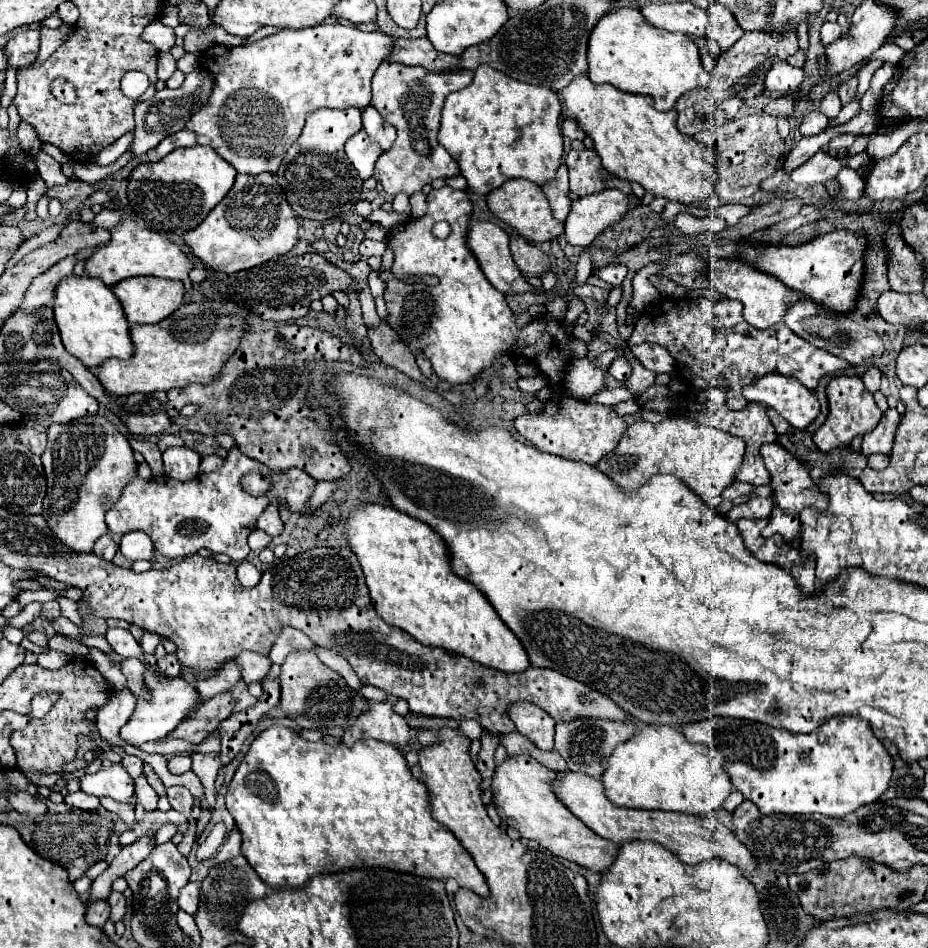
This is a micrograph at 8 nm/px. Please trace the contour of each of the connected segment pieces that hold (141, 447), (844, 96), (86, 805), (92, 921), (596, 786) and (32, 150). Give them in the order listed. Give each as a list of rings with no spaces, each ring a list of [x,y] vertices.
[[[132,439],[130,445],[134,447],[134,451],[140,451],[144,455],[144,459],[150,465],[154,475],[162,475],[164,473],[164,469],[162,469],[162,453],[160,453],[158,445],[150,441],[144,441],[144,439]]]
[[[854,77],[850,81],[846,81],[846,83],[842,83],[842,87],[838,89],[838,97],[840,97],[842,105],[848,105],[848,103],[854,101],[854,97],[856,97],[856,85],[858,85],[858,79],[854,79]]]
[[[82,791],[68,793],[68,795],[64,797],[64,801],[66,801],[70,807],[78,807],[78,809],[82,809],[82,811],[94,811],[94,809],[100,807],[100,801],[98,801],[96,797],[86,795],[86,793],[82,793]]]
[[[90,901],[86,911],[86,923],[94,927],[102,927],[108,921],[108,903],[106,901]]]
[[[556,771],[554,779],[554,793],[556,797],[568,807],[570,813],[574,813],[580,821],[584,821],[592,831],[596,831],[600,837],[610,839],[614,843],[626,843],[632,839],[640,841],[654,841],[670,849],[678,855],[684,863],[702,863],[712,857],[720,857],[738,869],[754,869],[752,853],[736,839],[736,835],[724,827],[714,817],[702,817],[702,815],[688,815],[688,813],[674,813],[674,811],[648,811],[648,809],[628,809],[618,807],[604,795],[604,787],[600,779],[588,777],[584,773],[576,771]]]
[[[23,120],[18,127],[17,137],[28,156],[35,157],[40,151],[42,142],[38,139],[34,129]]]

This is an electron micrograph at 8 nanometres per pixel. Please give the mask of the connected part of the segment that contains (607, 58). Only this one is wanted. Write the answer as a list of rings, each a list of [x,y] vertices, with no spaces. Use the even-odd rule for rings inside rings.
[[[628,7],[606,13],[592,29],[588,77],[594,83],[612,83],[628,93],[650,95],[658,111],[670,111],[680,95],[710,81],[710,73],[702,67],[698,49],[688,35],[656,29],[644,21],[640,11]]]

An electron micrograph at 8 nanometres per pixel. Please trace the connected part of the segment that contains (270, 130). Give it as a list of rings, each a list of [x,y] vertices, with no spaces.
[[[316,25],[306,29],[280,29],[274,35],[240,47],[214,45],[200,53],[198,63],[216,75],[216,85],[204,109],[190,117],[186,129],[196,133],[198,145],[214,147],[238,173],[276,173],[284,153],[300,137],[308,113],[322,107],[364,109],[370,103],[370,81],[384,57],[392,51],[392,41],[382,31],[364,33],[346,25]]]

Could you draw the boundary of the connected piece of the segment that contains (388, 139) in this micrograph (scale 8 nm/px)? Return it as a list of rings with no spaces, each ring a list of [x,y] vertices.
[[[372,105],[364,109],[362,123],[364,123],[364,131],[368,133],[368,137],[372,137],[372,141],[376,141],[382,151],[386,151],[396,139],[396,129],[390,123],[386,123]]]

